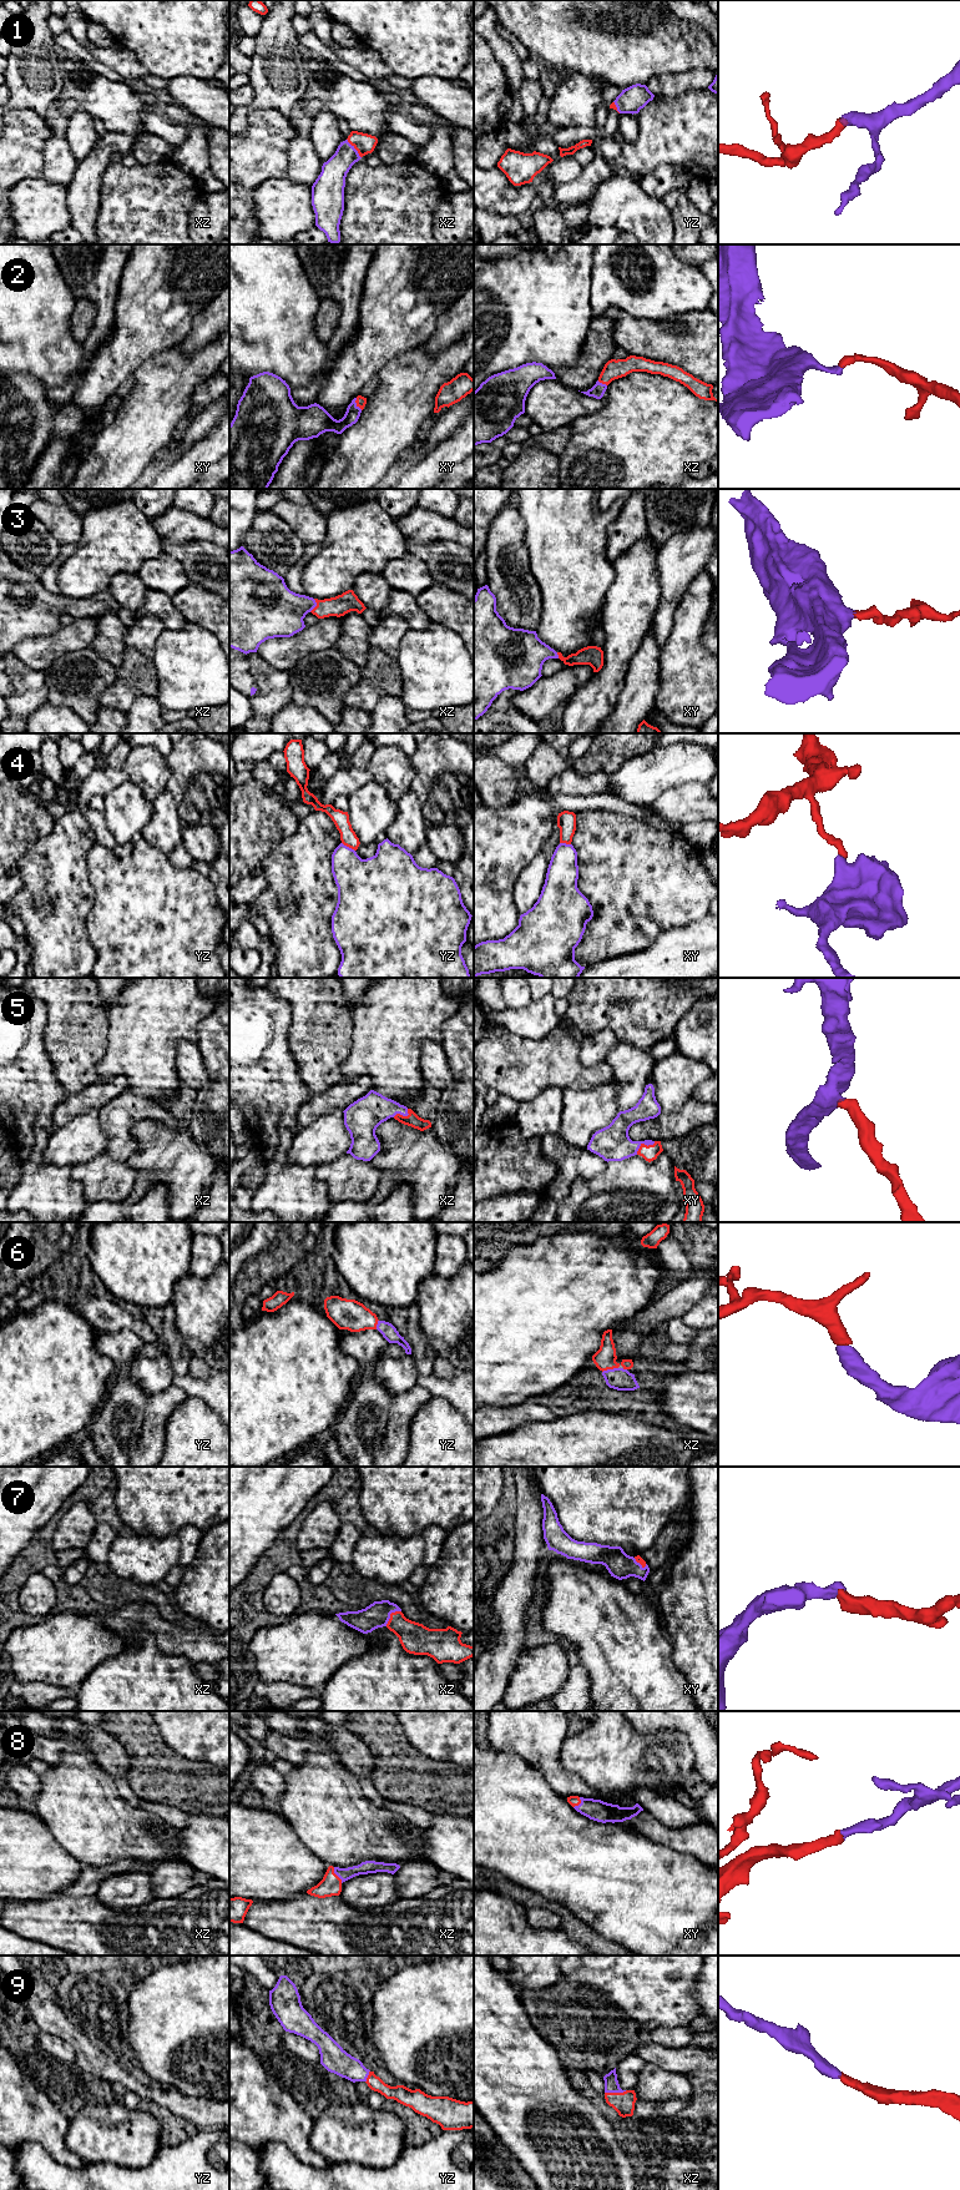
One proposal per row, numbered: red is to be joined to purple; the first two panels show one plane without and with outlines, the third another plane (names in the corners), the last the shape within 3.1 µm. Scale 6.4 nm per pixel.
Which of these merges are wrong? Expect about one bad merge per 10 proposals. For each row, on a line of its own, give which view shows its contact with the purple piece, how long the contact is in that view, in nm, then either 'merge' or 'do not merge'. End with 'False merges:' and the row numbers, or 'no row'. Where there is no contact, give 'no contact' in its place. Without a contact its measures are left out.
1: meets purple in xz; contact 160 nm long; merge
2: meets purple in xy; contact 90 nm long; merge
3: meets purple in xz; contact 90 nm long; merge
4: meets purple in yz; contact 110 nm long; do not merge
5: meets purple in xy; contact 150 nm long; merge
6: meets purple in xz; contact 110 nm long; merge
7: meets purple in xz; contact 140 nm long; merge
8: meets purple in xz; contact 120 nm long; merge
9: meets purple in xz; contact 140 nm long; merge
False merges: 4

